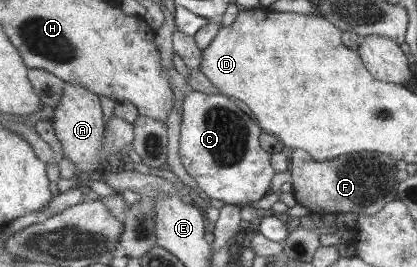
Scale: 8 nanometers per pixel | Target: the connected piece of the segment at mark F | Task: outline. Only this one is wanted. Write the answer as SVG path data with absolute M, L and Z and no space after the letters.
M289 150L293 179L293 195L298 203L306 207L311 214L350 213L374 215L382 211L391 201L399 199L400 180L396 175L398 158L380 152L366 150L341 155L332 160L316 161L306 150Z

